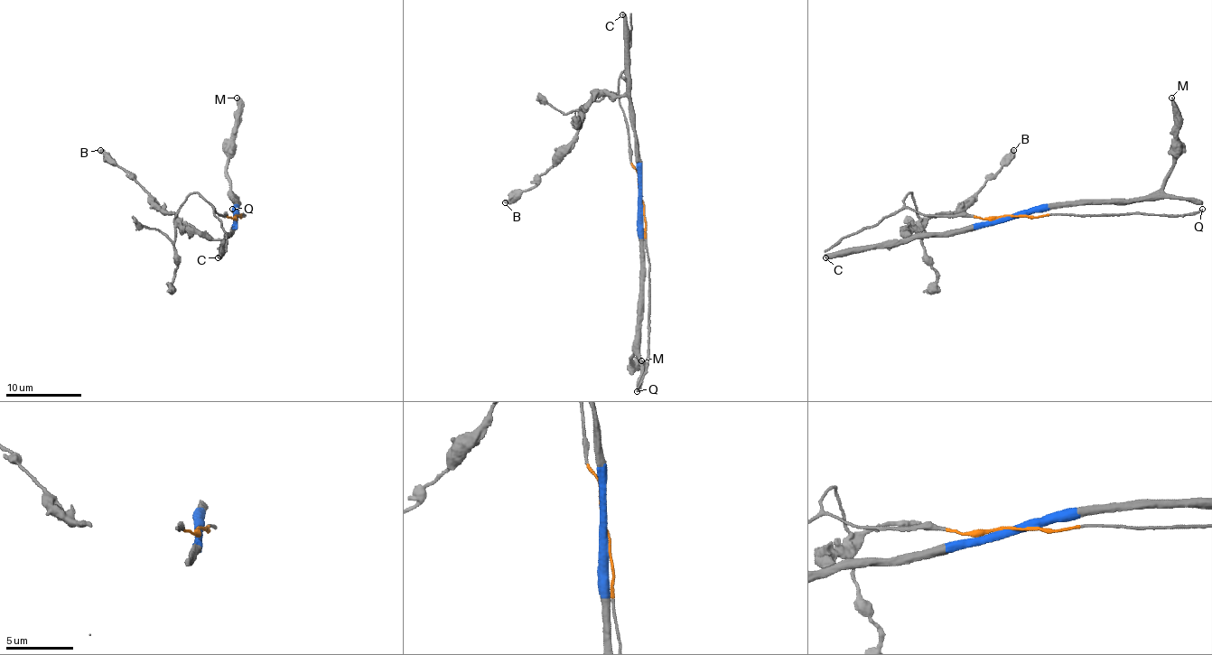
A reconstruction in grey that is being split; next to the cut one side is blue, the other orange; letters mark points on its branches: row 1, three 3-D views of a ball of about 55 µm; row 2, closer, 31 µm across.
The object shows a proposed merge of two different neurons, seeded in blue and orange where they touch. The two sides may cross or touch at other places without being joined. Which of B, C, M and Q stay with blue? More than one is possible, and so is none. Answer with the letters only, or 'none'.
B, C, M

